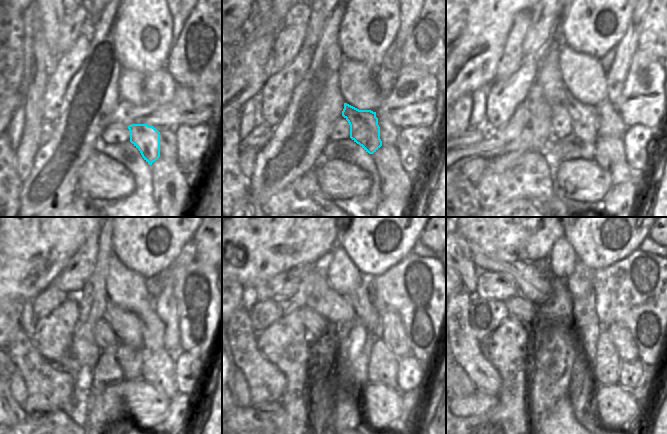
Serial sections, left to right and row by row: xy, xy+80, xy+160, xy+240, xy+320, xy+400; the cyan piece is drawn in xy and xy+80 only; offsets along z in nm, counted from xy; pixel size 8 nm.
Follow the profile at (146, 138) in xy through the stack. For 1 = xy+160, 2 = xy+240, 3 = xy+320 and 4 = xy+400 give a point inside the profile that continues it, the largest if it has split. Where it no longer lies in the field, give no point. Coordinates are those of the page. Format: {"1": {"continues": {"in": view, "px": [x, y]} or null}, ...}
{"1": {"continues": {"in": "xy+160", "px": [584, 117]}}, "2": {"continues": {"in": "xy+240", "px": [126, 325]}}, "3": {"continues": {"in": "xy+320", "px": [315, 292]}}, "4": {"continues": {"in": "xy+400", "px": [533, 281]}}}

